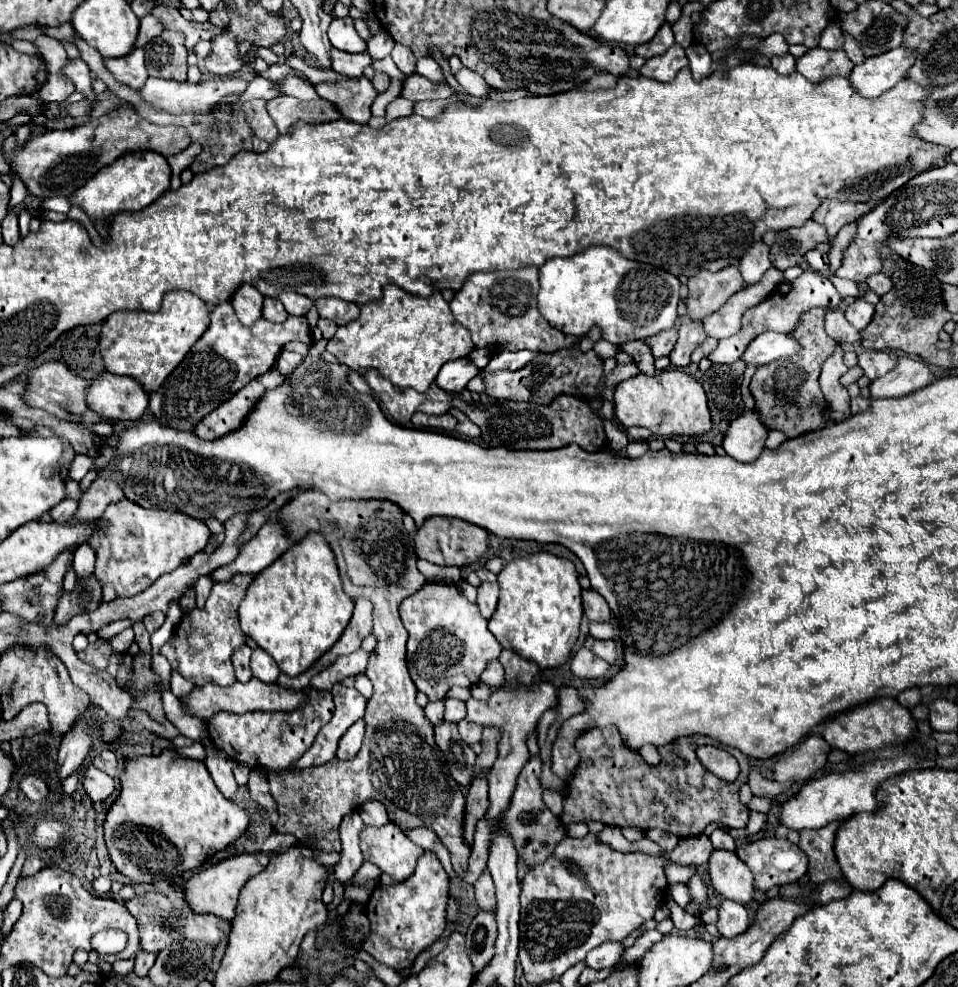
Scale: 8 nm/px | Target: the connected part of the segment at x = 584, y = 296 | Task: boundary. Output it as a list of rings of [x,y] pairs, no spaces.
[[[586,247],[572,257],[552,257],[540,267],[540,291],[538,311],[556,329],[572,337],[584,337],[592,327],[602,331],[602,337],[614,345],[622,345],[632,339],[648,339],[662,329],[670,329],[676,323],[676,307],[680,301],[680,281],[668,271],[630,261],[612,247]]]

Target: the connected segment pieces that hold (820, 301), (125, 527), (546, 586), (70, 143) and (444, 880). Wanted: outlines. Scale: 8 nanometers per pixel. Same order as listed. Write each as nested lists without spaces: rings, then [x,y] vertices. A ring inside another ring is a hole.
[[[804,271],[794,283],[782,283],[768,299],[764,299],[758,307],[750,307],[746,315],[742,317],[742,329],[728,339],[718,341],[718,349],[708,357],[714,365],[730,365],[736,359],[742,357],[742,351],[748,347],[752,339],[756,339],[762,331],[778,331],[778,333],[790,333],[792,327],[796,327],[798,317],[814,307],[822,309],[836,309],[840,303],[840,295],[832,282],[814,271]]]
[[[122,499],[118,503],[112,503],[106,507],[104,515],[96,521],[98,531],[90,535],[88,545],[96,551],[96,579],[102,587],[102,601],[112,601],[118,597],[134,597],[142,593],[146,587],[150,587],[160,575],[174,571],[180,567],[186,559],[200,553],[210,537],[208,525],[202,521],[196,521],[188,515],[182,515],[178,511],[162,511],[162,509],[142,509],[140,505]]]
[[[534,553],[514,559],[498,573],[498,585],[498,609],[488,627],[502,647],[518,651],[524,659],[536,661],[540,669],[564,665],[578,641],[582,621],[582,587],[572,561],[550,553]]]
[[[122,107],[116,115],[104,115],[92,119],[80,127],[66,131],[48,131],[30,137],[22,147],[10,155],[10,175],[18,177],[30,195],[36,199],[48,197],[70,197],[80,189],[90,177],[94,177],[102,167],[114,163],[120,155],[128,151],[158,151],[164,157],[182,153],[192,143],[192,137],[184,127],[176,125],[154,125],[142,119],[132,107]]]
[[[424,851],[418,859],[416,871],[402,883],[384,885],[378,883],[366,903],[364,911],[372,923],[372,933],[364,941],[362,949],[378,963],[396,971],[406,969],[414,959],[440,939],[446,927],[446,903],[448,903],[448,875],[442,869],[438,857],[432,851]]]

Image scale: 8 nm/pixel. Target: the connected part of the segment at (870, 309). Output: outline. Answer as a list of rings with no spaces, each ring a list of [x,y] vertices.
[[[856,299],[850,307],[846,307],[846,319],[860,331],[864,329],[874,315],[874,305],[866,303],[864,299]]]

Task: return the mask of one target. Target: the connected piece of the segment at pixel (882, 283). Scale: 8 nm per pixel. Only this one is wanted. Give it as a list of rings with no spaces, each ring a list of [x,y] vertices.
[[[884,273],[870,275],[870,279],[868,279],[866,283],[870,285],[870,291],[874,291],[878,297],[886,295],[886,293],[890,291],[890,287],[892,287],[892,281],[890,281],[890,277],[886,277]]]

